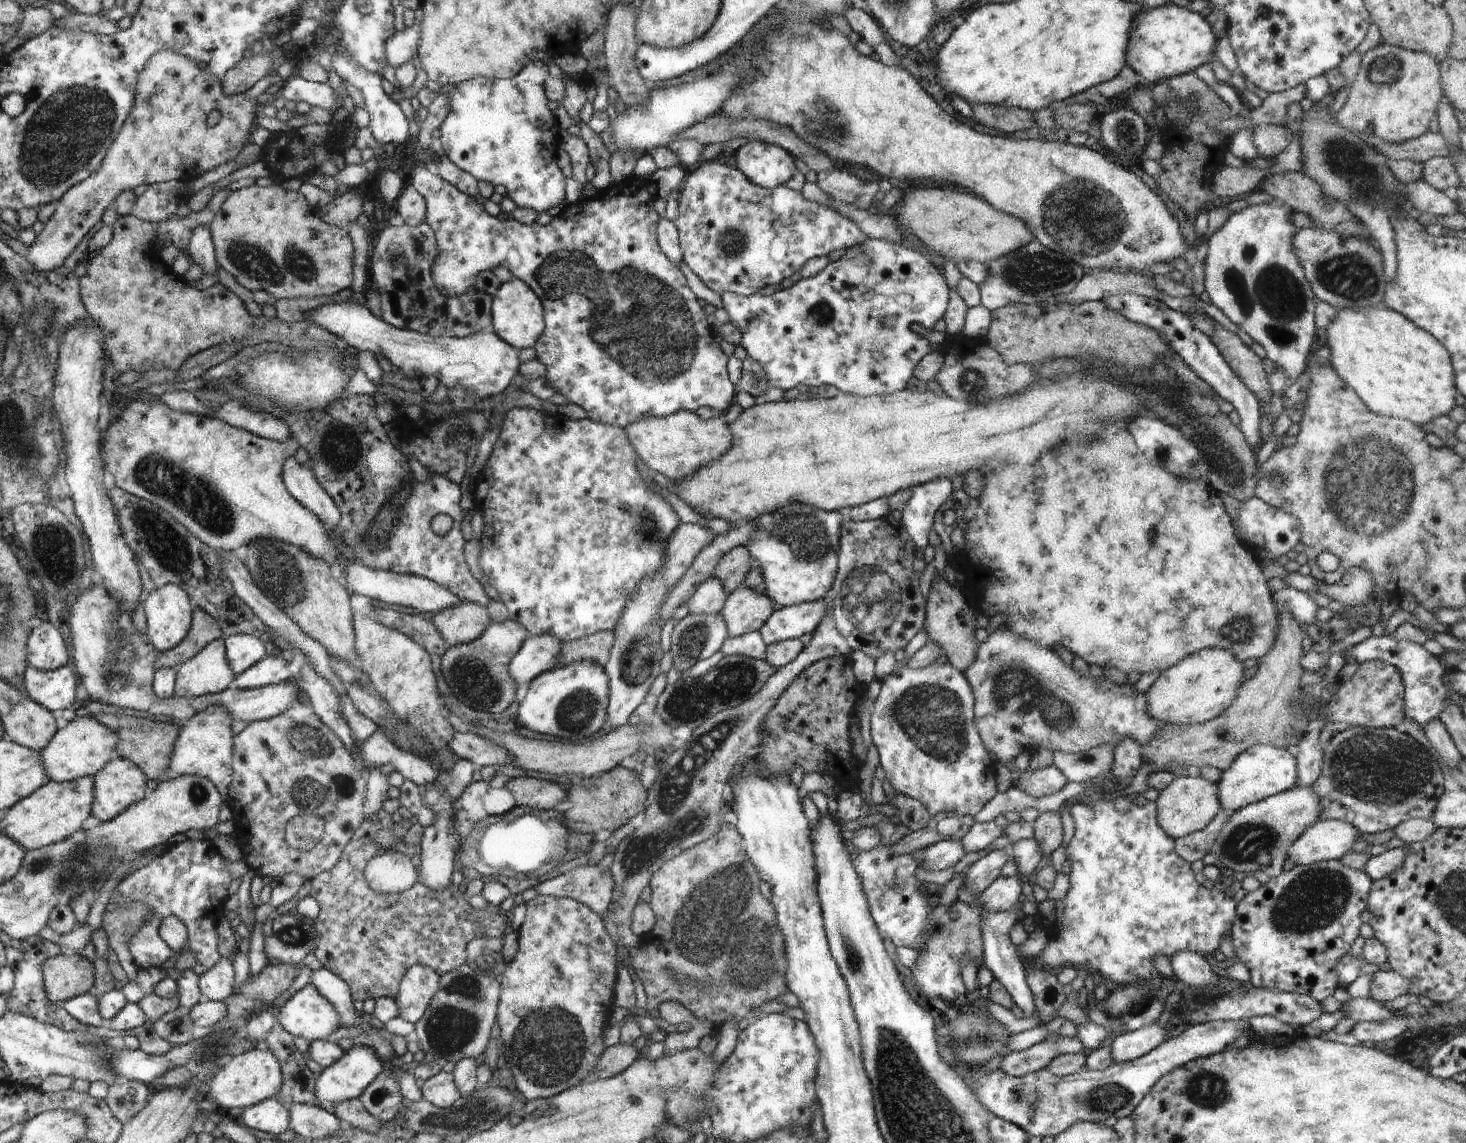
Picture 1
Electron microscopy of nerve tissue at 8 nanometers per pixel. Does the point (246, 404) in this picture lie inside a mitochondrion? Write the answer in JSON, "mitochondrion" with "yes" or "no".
{"mitochondrion":"no"}

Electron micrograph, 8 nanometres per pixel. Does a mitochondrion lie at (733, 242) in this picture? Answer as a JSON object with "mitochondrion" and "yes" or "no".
{"mitochondrion":"yes"}

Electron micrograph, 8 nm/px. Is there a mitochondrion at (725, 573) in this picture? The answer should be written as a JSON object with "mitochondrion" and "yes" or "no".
{"mitochondrion":"no"}

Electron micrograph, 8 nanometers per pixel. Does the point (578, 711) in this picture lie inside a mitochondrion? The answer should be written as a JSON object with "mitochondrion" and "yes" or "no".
{"mitochondrion":"yes"}

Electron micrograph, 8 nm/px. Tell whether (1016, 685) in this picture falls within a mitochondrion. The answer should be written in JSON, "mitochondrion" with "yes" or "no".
{"mitochondrion":"yes"}

